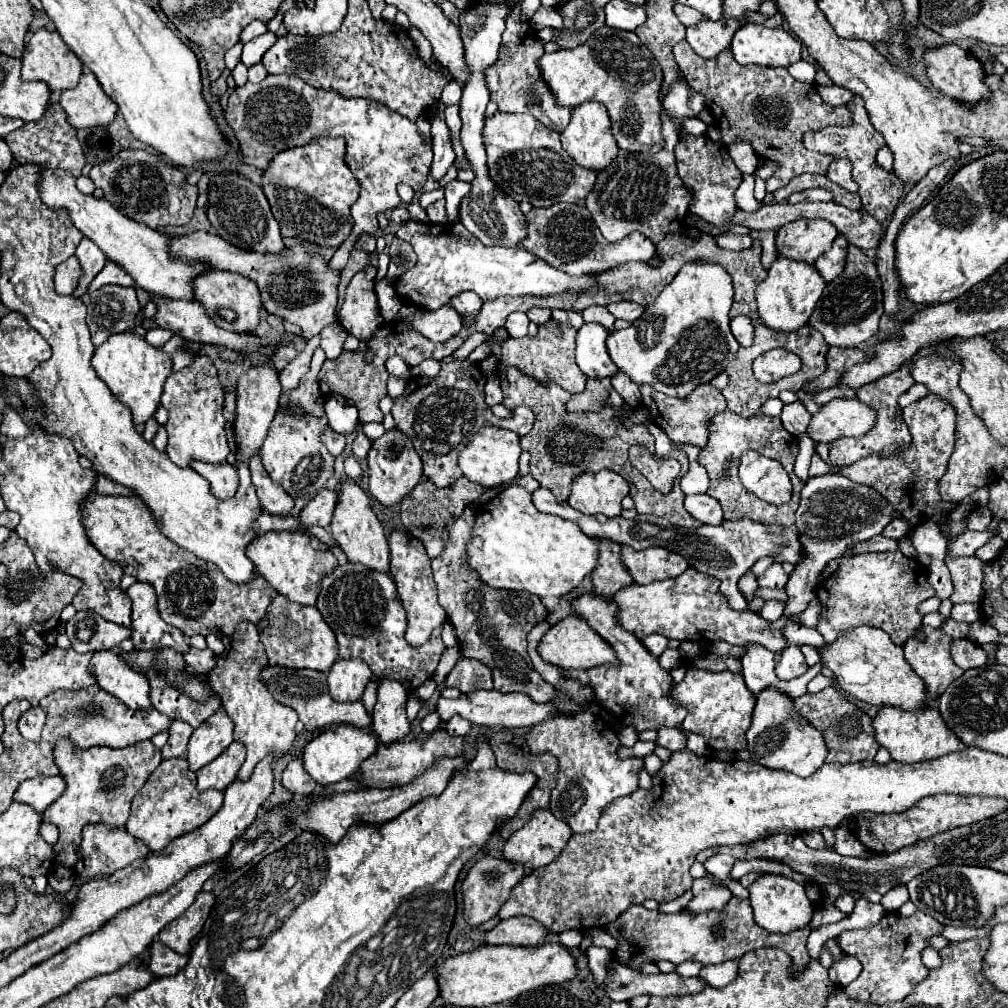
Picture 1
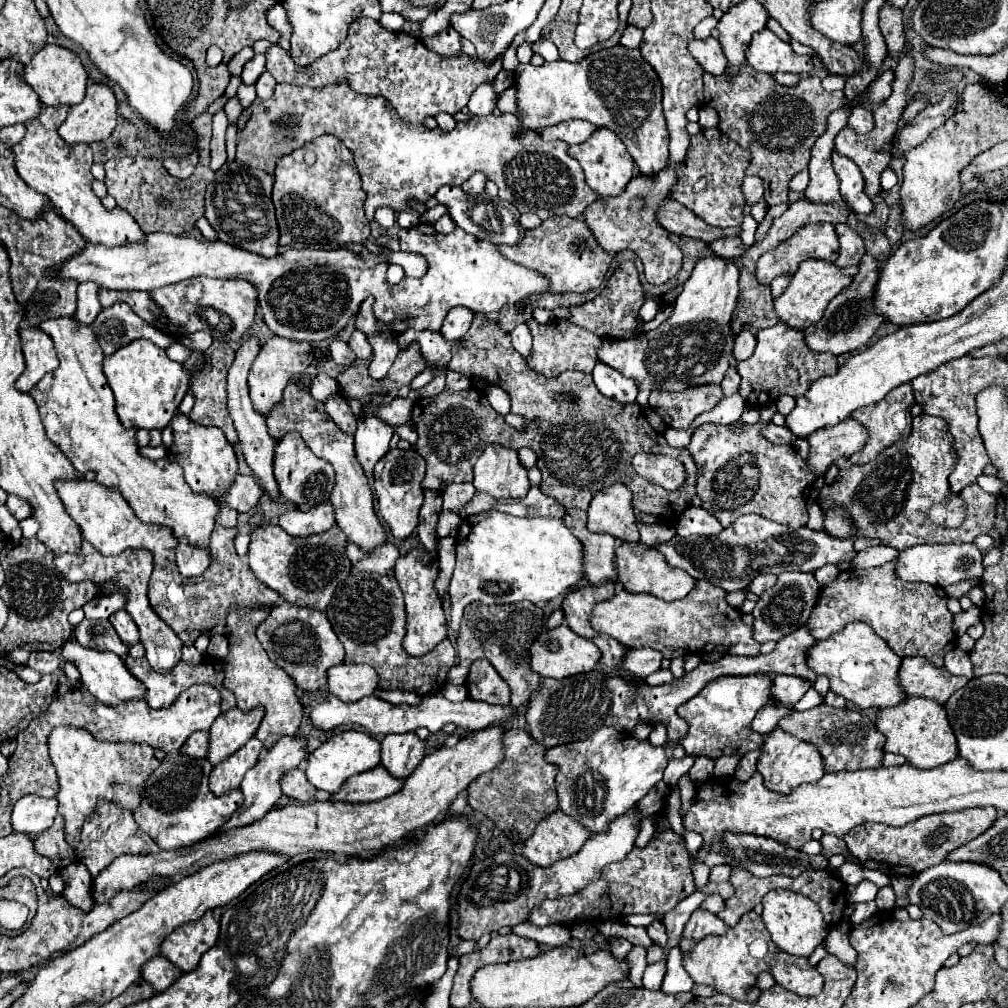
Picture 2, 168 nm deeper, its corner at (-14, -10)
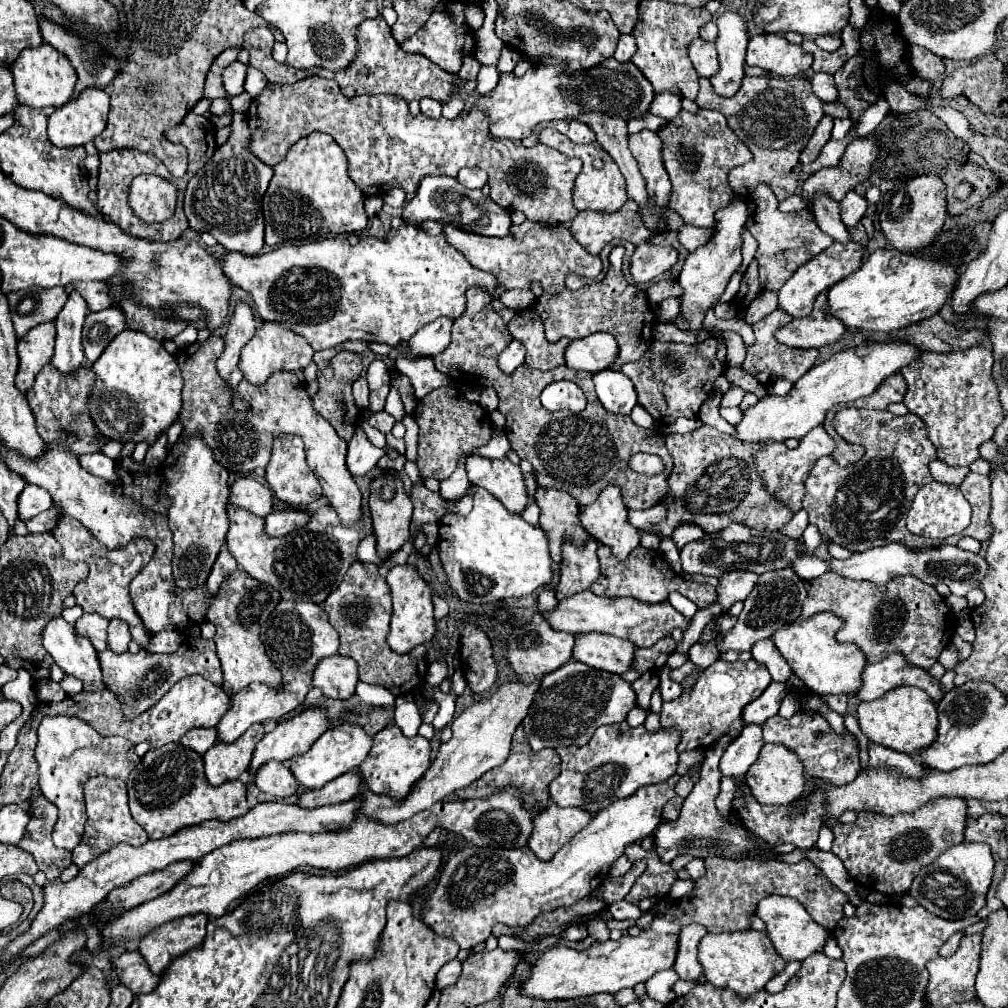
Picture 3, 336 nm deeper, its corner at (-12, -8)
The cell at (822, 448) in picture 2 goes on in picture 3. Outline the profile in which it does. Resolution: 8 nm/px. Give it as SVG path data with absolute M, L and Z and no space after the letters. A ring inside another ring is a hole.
M823 426L813 428L809 434L805 434L805 438L799 440L799 446L795 450L785 448L783 442L767 442L765 448L757 450L753 454L755 458L755 466L757 466L757 474L763 482L763 486L767 488L769 494L773 494L773 498L777 502L781 502L783 506L787 506L791 512L799 512L801 510L801 494L805 494L805 478L809 476L809 470L813 468L813 464L823 458L833 454L833 438L825 432Z

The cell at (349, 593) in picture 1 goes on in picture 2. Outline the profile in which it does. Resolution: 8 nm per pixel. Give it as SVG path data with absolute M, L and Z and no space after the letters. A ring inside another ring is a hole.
M351 572L347 576L345 582L341 582L327 606L327 618L337 634L337 638L341 640L341 644L345 646L345 662L347 664L369 664L377 670L379 674L379 688L383 690L401 690L401 692L415 692L419 696L427 696L433 692L439 692L445 682L447 682L447 674L449 670L455 666L455 648L449 640L443 640L433 652L425 654L425 656L409 656L403 650L403 638L407 634L407 612L405 612L405 602L403 602L403 594L399 590L399 584L395 578L391 576L381 576L381 574L371 574L371 572Z

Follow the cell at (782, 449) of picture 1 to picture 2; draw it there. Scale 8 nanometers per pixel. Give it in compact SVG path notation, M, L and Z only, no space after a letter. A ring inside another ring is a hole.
M737 420L737 424L743 428L741 434L735 434L731 426L725 424L703 424L695 428L689 444L689 452L699 468L699 480L697 480L697 496L703 500L703 508L709 510L719 518L723 528L733 524L743 514L759 514L767 520L773 520L777 524L785 524L789 528L801 528L807 526L807 510L805 500L813 488L815 472L809 468L809 464L799 456L799 452L793 446L773 444L763 436L763 428L770 422L757 422L747 424L743 420Z

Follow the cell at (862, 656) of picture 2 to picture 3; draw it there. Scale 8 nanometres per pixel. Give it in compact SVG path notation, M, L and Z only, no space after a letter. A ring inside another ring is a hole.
M819 612L807 620L797 618L771 636L773 644L787 660L793 674L817 694L855 694L861 680L861 668L865 668L865 654L861 654L861 650L849 644L839 644L835 640L839 626L841 620L835 614Z

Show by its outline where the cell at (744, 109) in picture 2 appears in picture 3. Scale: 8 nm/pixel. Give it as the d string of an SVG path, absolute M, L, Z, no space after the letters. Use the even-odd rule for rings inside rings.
M745 76L741 90L733 98L721 98L713 94L711 82L699 78L699 94L695 98L699 108L721 112L729 126L735 130L739 140L751 150L751 162L729 170L729 188L737 196L749 196L757 184L765 182L777 196L785 200L795 194L799 180L783 180L799 164L799 154L813 130L823 118L823 102L813 94L811 82L803 78L781 78L781 76Z

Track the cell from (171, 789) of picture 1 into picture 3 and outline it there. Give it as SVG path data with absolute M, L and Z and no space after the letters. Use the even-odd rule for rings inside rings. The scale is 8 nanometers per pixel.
M165 744L149 750L127 780L131 814L151 840L171 836L185 826L205 820L231 820L243 816L249 810L245 788L245 782L239 778L221 786L211 786L203 774L203 758L181 744Z

